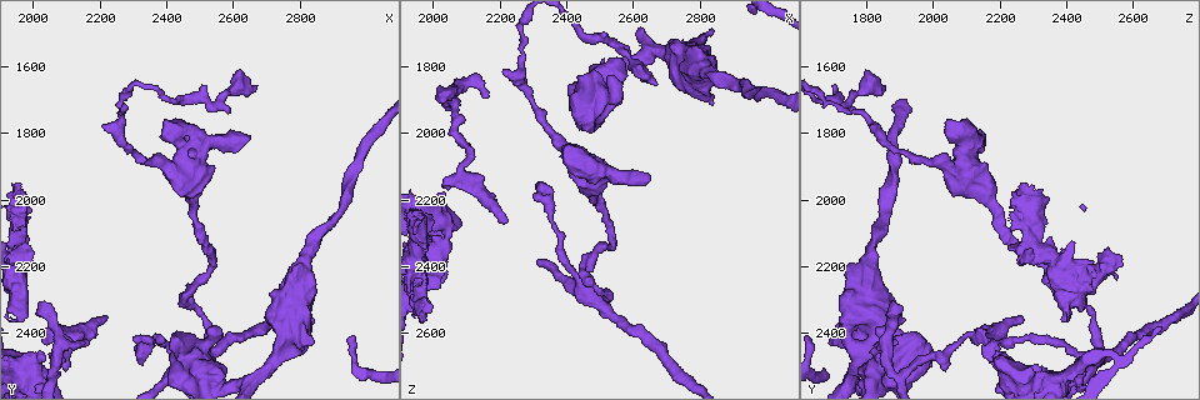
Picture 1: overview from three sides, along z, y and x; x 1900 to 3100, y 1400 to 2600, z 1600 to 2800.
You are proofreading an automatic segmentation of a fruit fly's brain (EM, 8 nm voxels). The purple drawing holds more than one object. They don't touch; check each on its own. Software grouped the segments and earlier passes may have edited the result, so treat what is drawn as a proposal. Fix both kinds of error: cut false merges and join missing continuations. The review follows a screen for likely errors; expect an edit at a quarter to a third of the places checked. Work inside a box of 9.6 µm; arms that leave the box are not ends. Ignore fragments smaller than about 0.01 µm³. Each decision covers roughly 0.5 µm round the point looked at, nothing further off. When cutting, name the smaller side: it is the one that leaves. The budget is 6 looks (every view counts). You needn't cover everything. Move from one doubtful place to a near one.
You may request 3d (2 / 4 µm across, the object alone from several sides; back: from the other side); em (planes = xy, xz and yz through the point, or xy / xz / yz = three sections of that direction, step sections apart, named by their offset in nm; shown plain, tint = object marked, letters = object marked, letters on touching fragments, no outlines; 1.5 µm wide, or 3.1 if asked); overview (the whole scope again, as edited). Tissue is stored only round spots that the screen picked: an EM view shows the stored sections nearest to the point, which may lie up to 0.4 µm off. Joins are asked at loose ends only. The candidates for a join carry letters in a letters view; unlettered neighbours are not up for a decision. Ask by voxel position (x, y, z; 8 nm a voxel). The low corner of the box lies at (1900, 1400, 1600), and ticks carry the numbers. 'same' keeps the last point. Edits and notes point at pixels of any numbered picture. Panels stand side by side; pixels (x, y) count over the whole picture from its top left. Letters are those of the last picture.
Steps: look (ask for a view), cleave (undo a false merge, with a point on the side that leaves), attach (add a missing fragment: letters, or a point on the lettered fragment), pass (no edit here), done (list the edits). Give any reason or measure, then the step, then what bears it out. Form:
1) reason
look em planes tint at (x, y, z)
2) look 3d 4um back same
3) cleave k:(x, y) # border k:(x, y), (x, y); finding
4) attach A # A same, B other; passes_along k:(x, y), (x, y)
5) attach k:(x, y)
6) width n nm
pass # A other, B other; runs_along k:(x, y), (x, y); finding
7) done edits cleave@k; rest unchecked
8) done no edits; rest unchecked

arms part here
look em xy step 8 letters at (2100, 2410, 2130)

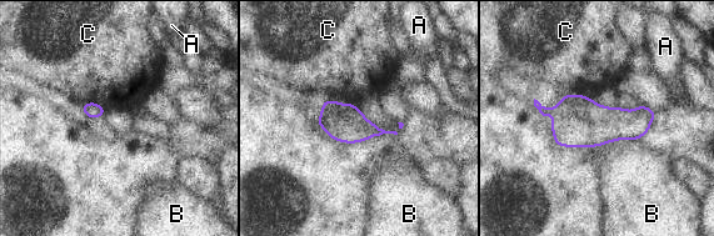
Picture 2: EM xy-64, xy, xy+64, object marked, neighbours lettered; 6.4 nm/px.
cleave 2:(331, 104) # A other, B other, C other; border 2:(326, 100), (329, 110), (338, 108); a second neuron is stuck on

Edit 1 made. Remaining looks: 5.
free end
look 3d 4um at (1990, 2150, 2240)

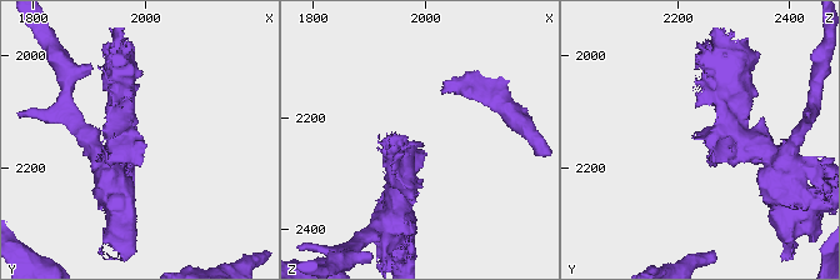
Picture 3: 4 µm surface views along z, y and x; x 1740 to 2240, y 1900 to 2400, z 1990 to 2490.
need the tissue
look em planes letters at (1990, 2140, 2245)

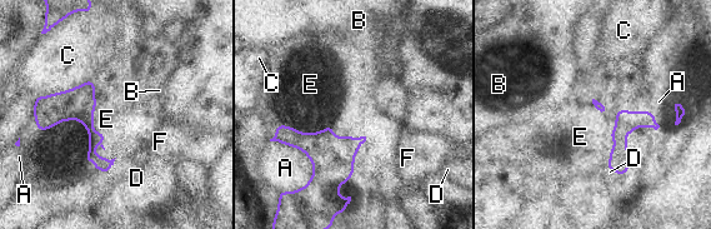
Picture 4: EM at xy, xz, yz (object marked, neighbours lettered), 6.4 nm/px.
pass # A other, B other, C other, D other, E other, F other; border 4:(365, 137), (279, 123), (270, 139); no lettered fragment goes on from it

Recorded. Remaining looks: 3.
done edits cleave@2; rest unchecked

